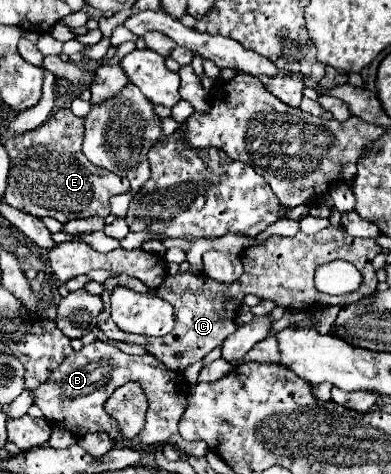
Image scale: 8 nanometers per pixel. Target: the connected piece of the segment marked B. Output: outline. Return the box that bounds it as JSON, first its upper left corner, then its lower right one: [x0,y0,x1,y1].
[33,340,209,456]

